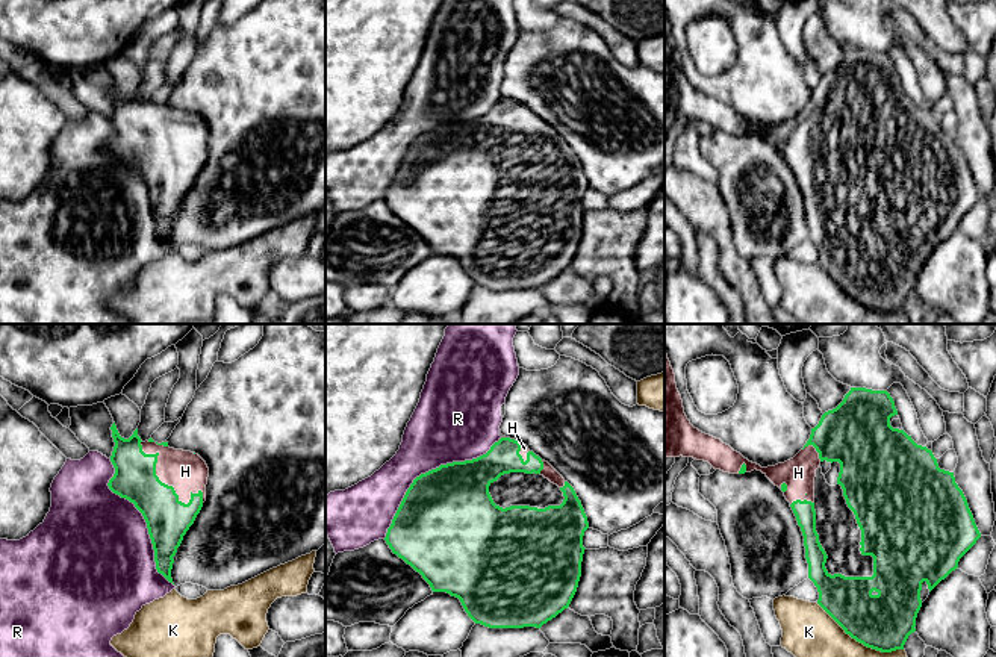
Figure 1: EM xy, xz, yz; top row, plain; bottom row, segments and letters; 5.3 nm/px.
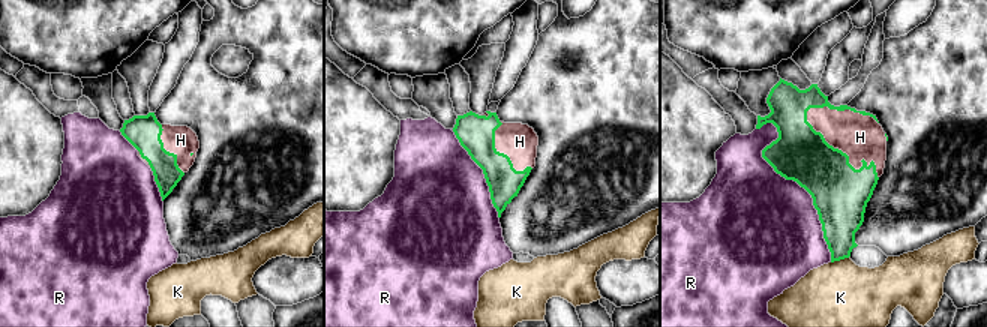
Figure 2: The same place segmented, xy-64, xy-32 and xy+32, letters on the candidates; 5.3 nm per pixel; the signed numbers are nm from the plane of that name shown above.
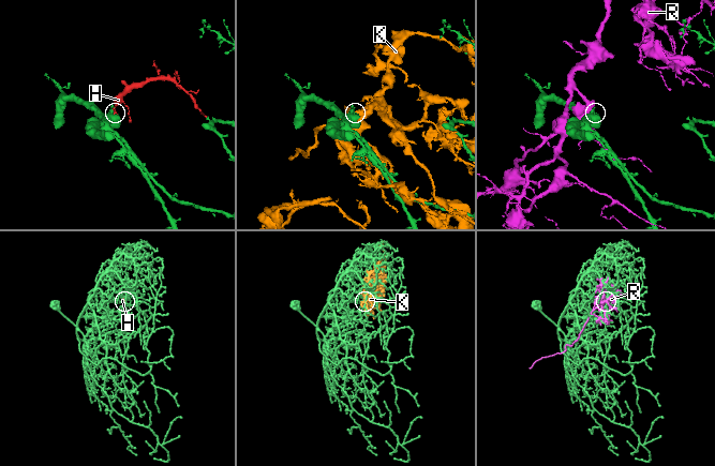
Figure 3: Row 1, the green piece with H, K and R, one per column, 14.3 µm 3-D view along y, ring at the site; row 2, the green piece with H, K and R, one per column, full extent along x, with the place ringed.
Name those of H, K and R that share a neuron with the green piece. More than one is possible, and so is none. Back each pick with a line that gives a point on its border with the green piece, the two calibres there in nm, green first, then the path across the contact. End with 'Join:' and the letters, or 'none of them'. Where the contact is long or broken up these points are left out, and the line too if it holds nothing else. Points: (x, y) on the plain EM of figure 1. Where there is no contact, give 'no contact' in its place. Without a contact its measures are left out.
H: contact xy (167, 146); calibres 240 and 220 nm
Join: H

